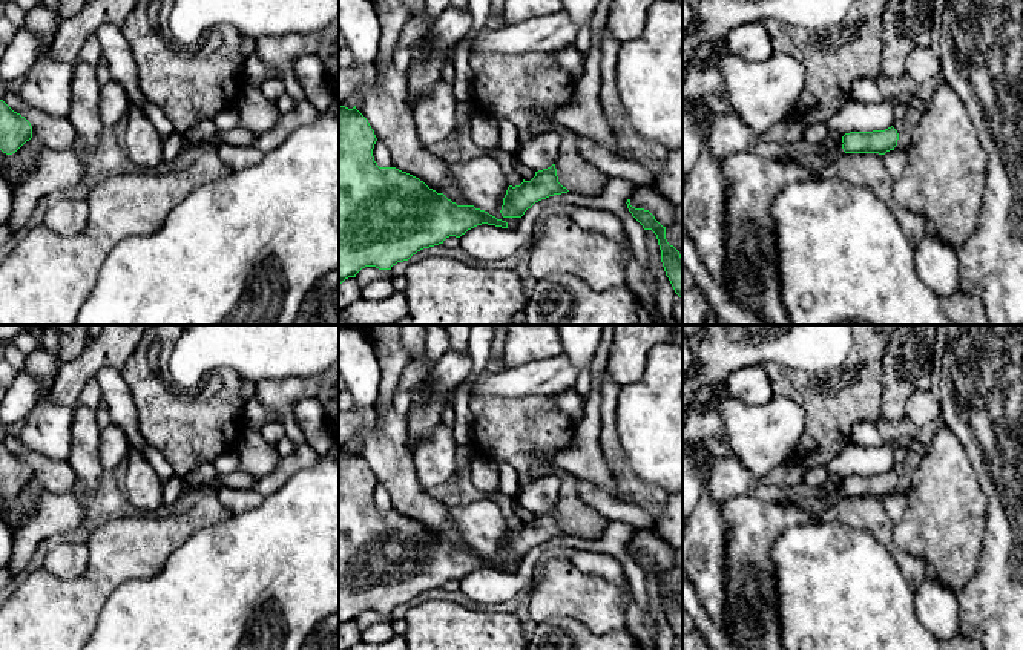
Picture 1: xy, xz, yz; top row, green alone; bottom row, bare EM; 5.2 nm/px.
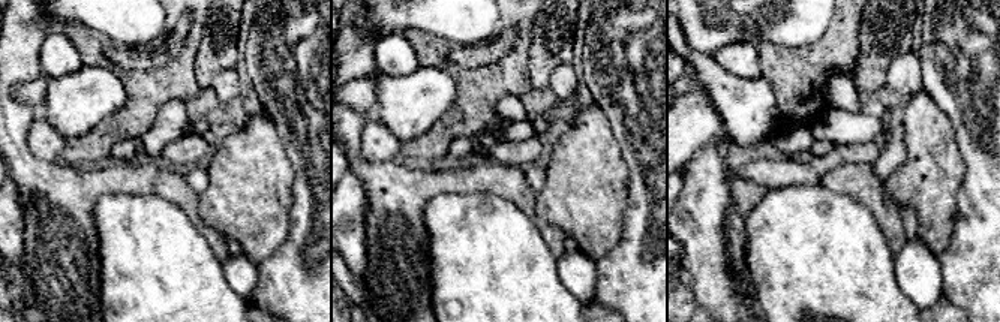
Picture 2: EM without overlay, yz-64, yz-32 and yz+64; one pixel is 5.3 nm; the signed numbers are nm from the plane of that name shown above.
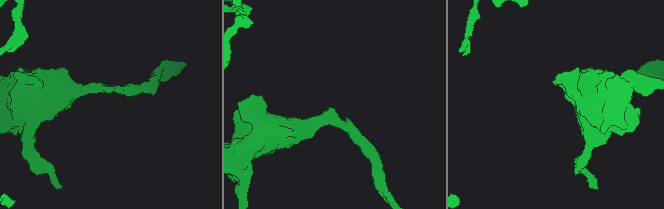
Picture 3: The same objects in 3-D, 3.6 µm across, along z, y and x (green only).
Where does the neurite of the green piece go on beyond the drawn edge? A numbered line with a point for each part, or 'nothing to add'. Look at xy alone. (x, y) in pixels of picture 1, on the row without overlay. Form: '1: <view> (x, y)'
nothing to add

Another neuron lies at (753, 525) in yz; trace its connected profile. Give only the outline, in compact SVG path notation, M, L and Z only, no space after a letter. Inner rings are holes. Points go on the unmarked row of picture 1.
M745 494L721 503L729 523L725 549L727 638L738 650L785 650L781 639L771 549L788 527L807 523L845 523L870 532L900 567L916 592L925 581L925 561L894 543L894 527L879 497L844 497L821 515L799 506L756 500Z

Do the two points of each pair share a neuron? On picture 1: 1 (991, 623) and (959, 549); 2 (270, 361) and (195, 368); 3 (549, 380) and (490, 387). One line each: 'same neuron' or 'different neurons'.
1: different neurons
2: same neuron
3: same neuron

